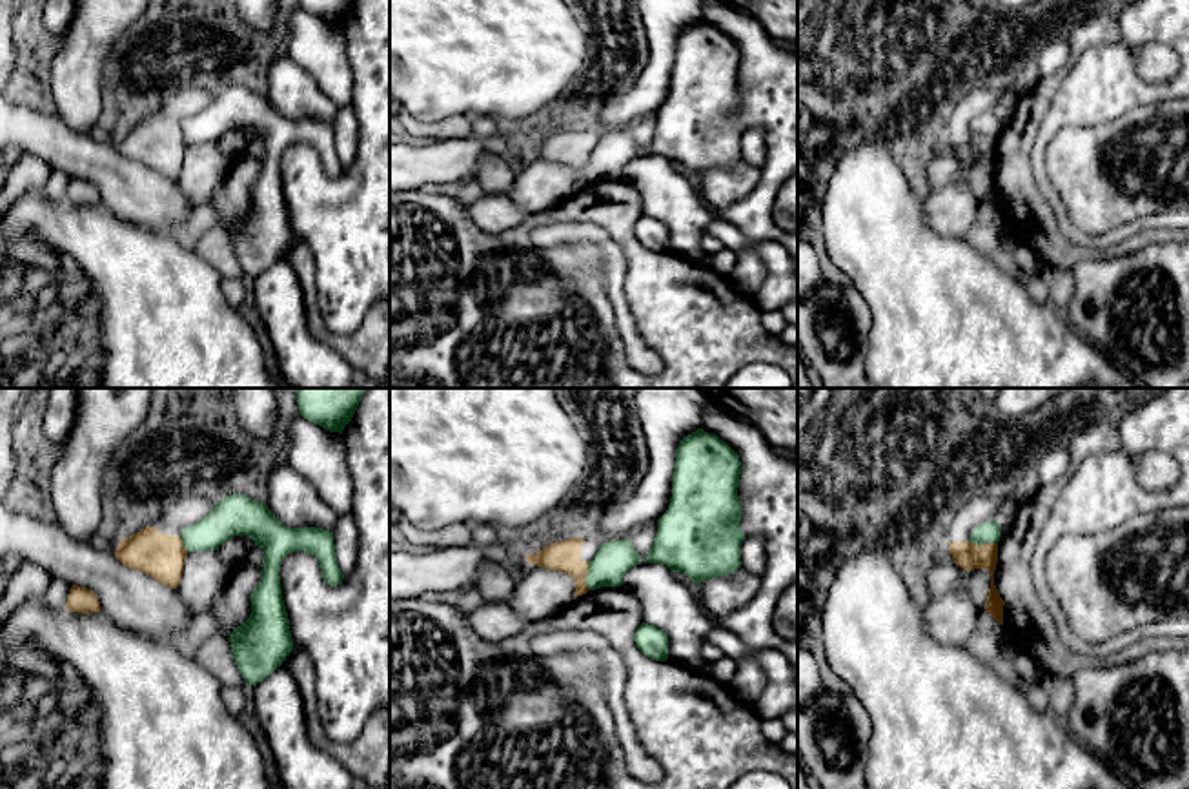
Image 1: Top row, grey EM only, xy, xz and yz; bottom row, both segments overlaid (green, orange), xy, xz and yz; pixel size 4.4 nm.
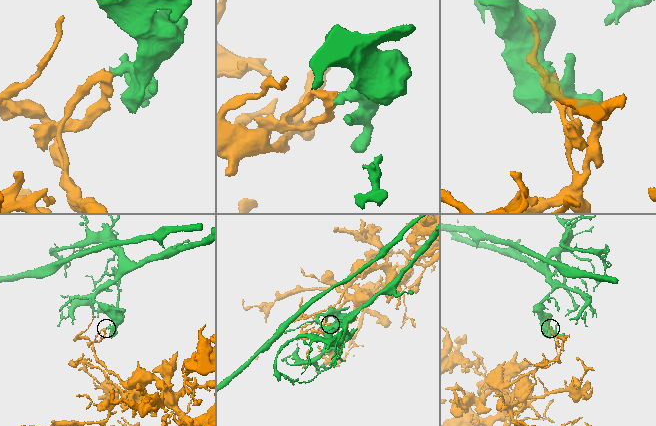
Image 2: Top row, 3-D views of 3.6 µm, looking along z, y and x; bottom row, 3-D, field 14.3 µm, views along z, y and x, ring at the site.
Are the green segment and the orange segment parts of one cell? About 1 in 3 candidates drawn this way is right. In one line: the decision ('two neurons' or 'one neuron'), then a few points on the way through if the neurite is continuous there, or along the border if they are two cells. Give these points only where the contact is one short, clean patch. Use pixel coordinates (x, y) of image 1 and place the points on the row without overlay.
two neurons | along xz (590, 153), (585, 172), (587, 181)

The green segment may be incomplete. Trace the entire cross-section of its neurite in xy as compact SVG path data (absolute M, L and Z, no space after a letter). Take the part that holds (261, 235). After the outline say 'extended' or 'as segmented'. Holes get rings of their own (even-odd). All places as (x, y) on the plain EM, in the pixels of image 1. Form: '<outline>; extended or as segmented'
M242 86L215 95L206 109L180 126L188 144L218 142L233 128L249 128L264 142L260 173L251 184L251 206L228 230L244 275L255 279L293 242L279 168L282 151L299 142L315 148L330 179L340 177L344 166L337 155L333 124L286 118L266 95Z; as segmented

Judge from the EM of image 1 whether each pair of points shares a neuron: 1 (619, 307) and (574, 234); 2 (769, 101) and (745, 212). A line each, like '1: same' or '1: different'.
1: same
2: same

